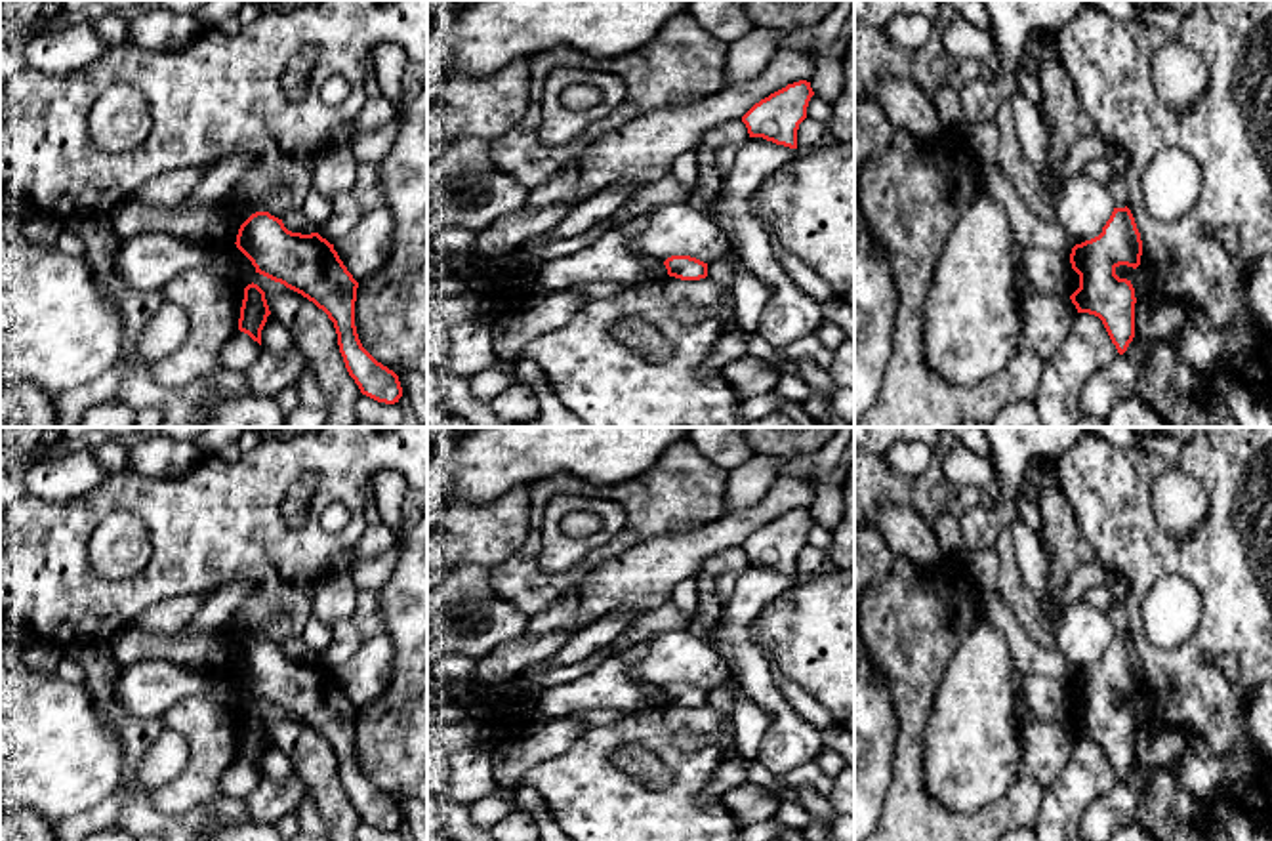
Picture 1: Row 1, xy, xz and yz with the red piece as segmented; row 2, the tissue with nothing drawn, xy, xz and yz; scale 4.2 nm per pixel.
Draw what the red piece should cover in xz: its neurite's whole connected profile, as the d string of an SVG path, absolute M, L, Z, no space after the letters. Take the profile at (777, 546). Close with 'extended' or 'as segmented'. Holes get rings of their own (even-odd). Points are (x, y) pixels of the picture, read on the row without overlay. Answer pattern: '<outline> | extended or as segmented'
M799 507L761 526L742 544L749 564L797 576L797 557L812 523L810 509Z | as segmented

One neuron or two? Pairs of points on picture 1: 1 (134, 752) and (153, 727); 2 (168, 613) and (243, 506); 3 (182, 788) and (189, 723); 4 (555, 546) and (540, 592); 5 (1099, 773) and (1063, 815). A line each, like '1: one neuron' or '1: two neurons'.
1: one neuron
2: two neurons
3: one neuron
4: two neurons
5: one neuron

